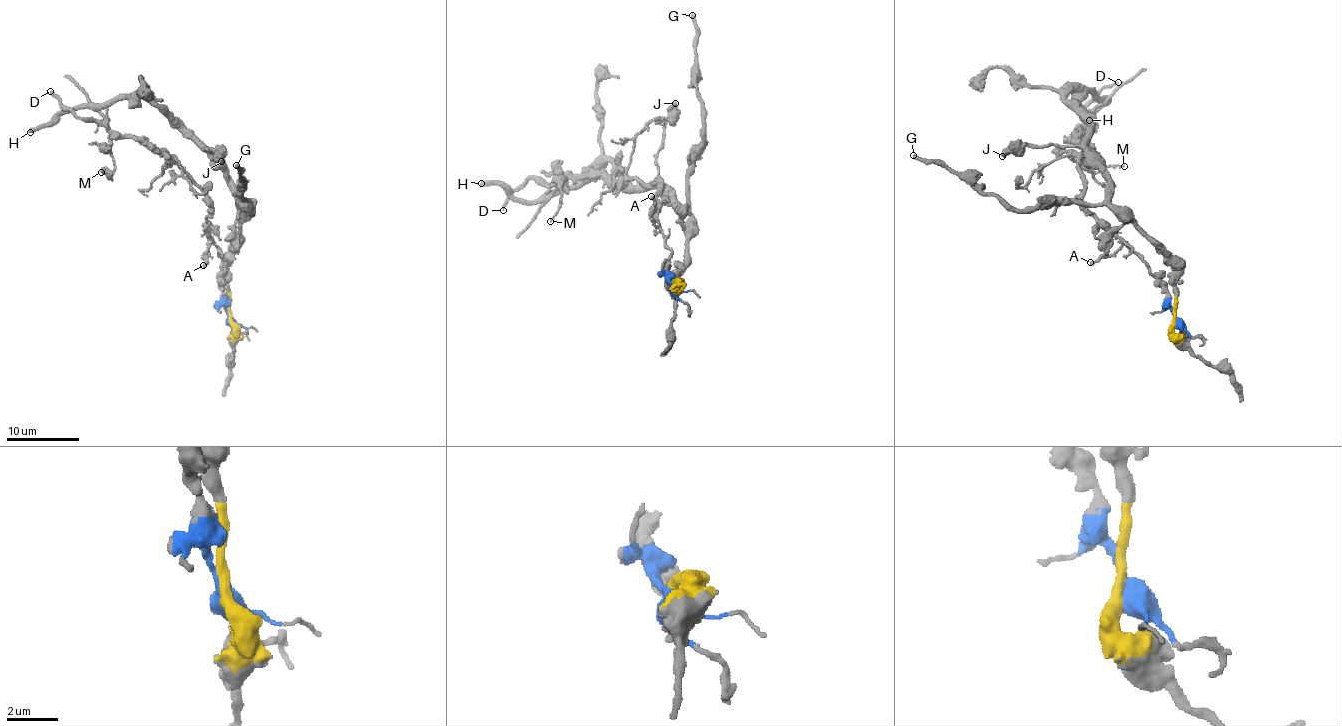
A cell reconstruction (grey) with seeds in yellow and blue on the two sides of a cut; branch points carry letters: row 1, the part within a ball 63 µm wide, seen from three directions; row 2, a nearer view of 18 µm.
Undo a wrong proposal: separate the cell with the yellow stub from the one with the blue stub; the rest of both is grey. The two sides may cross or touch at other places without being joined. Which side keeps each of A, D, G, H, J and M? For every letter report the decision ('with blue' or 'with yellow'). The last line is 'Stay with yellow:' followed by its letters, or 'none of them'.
A: with blue
D: with blue
G: with yellow
H: with yellow
J: with yellow
M: with blue
Stay with yellow: G, H, J

